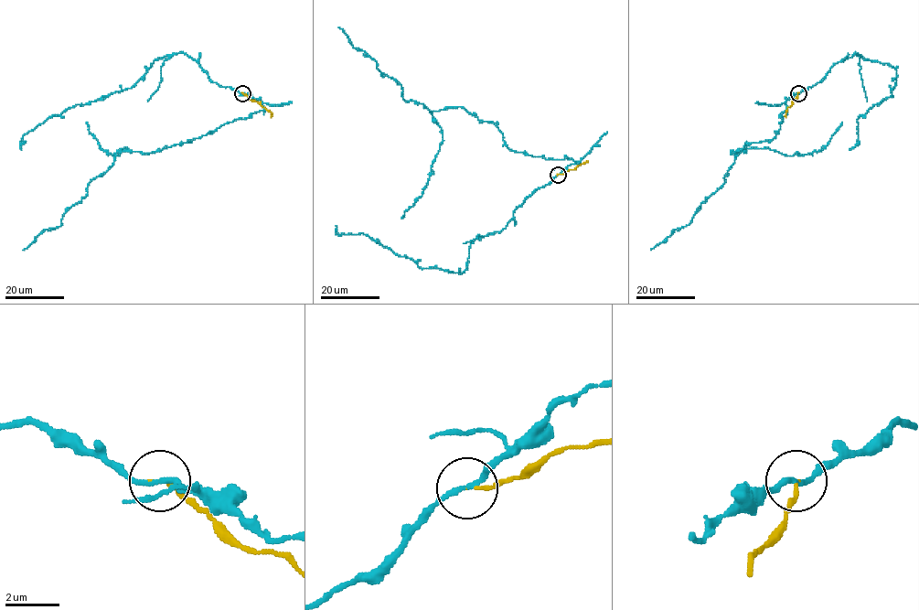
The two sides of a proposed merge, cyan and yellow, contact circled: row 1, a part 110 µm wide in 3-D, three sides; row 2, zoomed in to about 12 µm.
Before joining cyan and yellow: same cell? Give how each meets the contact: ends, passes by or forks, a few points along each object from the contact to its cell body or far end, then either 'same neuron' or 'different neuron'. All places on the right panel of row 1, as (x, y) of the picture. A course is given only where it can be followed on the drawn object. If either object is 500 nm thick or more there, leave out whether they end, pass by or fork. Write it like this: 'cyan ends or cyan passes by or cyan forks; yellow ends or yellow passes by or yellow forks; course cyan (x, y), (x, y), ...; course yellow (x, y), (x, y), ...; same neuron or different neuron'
cyan passes by; yellow ends; course cyan (798, 92), (787, 100), (774, 137), (731, 152), (734, 163), (724, 182), (701, 204), (691, 221), (650, 250); course yellow (798, 92), (785, 117); different neuron

